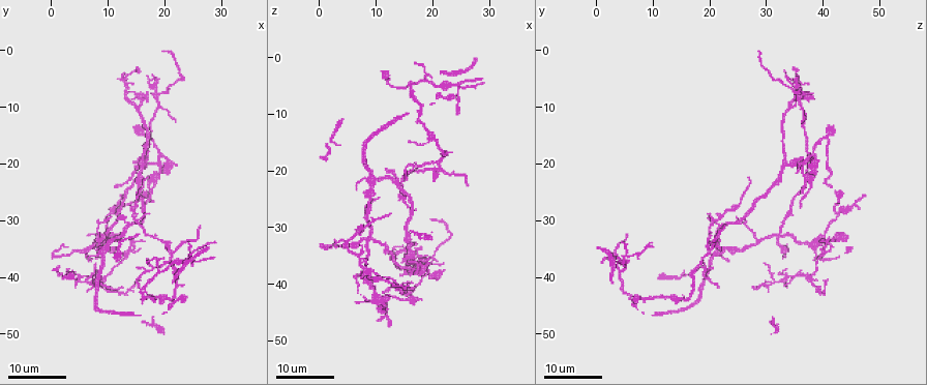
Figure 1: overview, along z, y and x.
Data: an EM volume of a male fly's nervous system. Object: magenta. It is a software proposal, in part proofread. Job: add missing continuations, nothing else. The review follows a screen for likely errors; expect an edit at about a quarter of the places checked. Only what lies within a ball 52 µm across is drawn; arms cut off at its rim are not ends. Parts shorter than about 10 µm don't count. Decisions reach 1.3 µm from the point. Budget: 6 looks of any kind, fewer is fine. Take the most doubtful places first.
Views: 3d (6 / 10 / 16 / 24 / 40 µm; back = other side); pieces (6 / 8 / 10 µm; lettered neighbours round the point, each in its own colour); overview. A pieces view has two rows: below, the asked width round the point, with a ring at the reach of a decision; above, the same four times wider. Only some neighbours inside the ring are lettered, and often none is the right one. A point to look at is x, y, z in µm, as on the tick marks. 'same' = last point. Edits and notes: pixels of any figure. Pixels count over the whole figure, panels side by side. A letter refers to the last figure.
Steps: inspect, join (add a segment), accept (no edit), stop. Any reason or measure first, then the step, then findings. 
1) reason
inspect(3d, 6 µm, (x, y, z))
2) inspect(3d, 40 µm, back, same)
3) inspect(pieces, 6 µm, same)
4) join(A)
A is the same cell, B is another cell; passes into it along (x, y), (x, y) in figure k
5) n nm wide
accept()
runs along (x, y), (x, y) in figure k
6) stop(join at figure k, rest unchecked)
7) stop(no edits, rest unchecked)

free end
inspect(3d, 24 µm, (26.5, 31.5, 23.0))

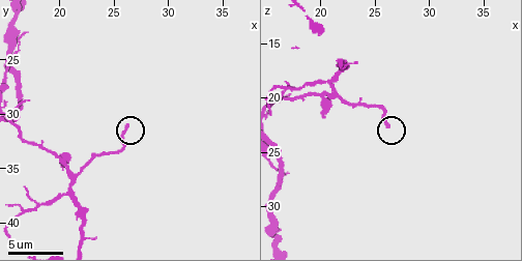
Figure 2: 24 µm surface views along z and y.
inspect(pieces, 8 µm, (26.2, 31.0, 22.6))

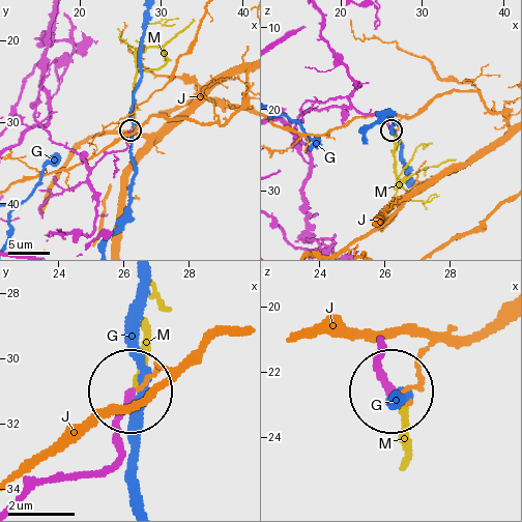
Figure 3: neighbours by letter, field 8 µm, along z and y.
join(M)
M is the same cell, G and J are other cells; passes into it along (100, 475), (115, 453), (115, 419), (148, 327) in figure 3; the neuron continues

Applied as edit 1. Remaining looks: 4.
inspect(overview)

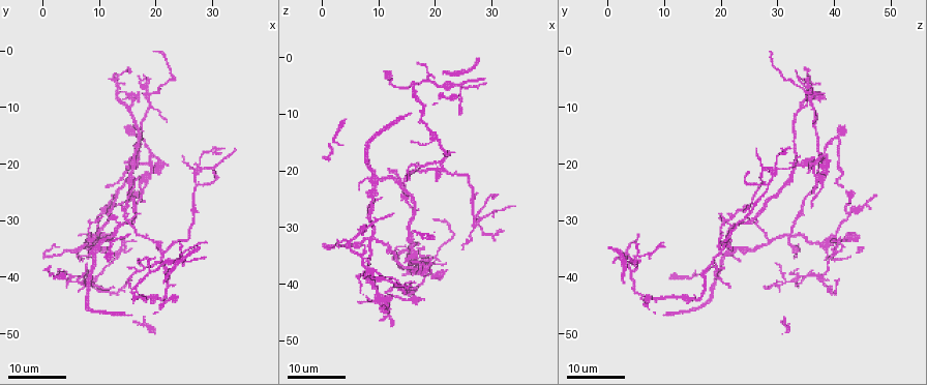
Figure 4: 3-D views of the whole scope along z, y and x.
free end
inspect(3d, 16 µm, (11.0, 24.0, 41.5))

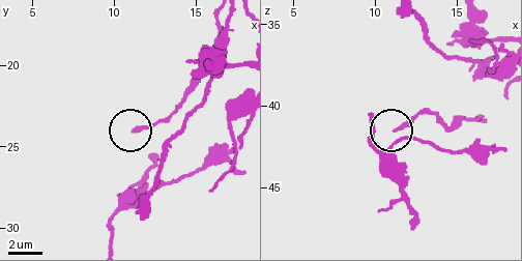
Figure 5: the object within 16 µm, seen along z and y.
inspect(pieces, 10 µm, (11.2, 24.1, 41.5))

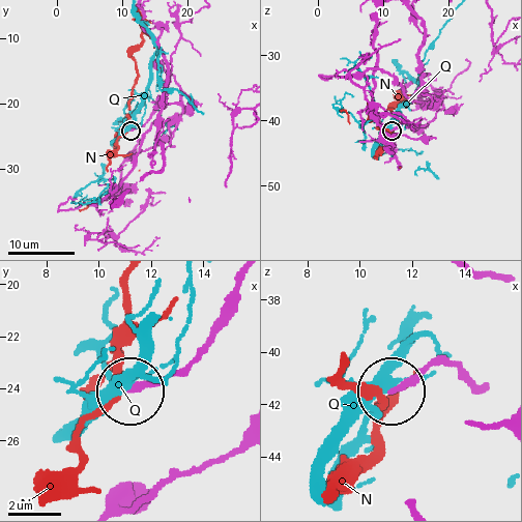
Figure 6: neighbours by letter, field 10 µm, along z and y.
accept()
N and Q are other cells; runs along (483, 384), (436, 367), (409, 376), (392, 392) in figure 6; no lettered segment goes on from it

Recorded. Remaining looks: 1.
stop(join at figure 3, rest unchecked)

